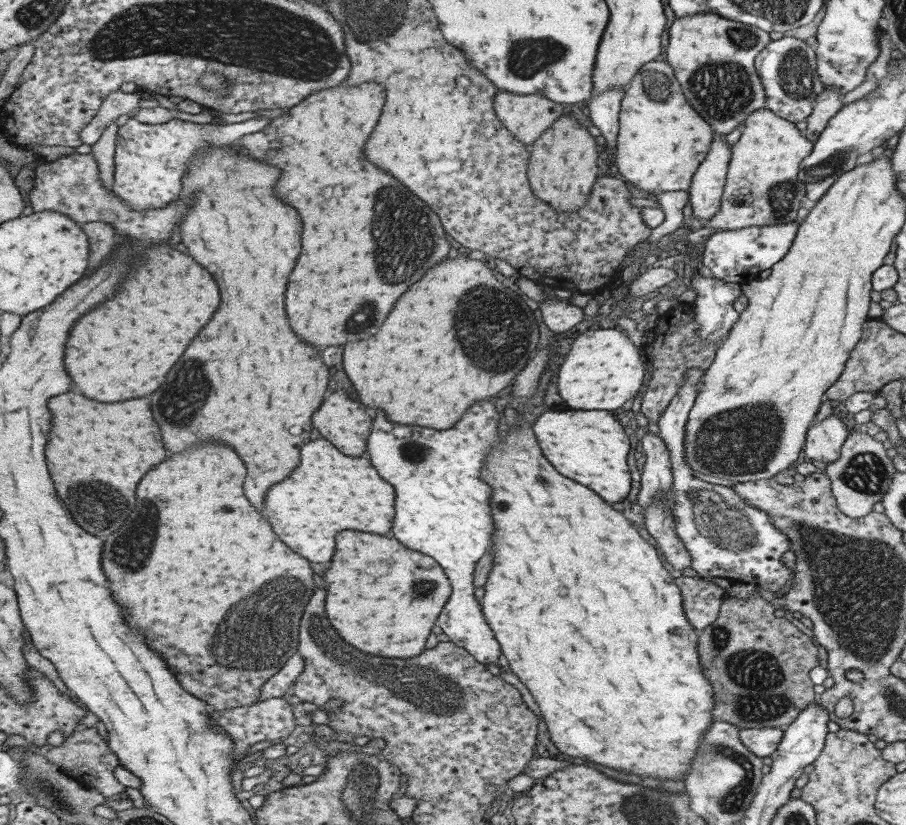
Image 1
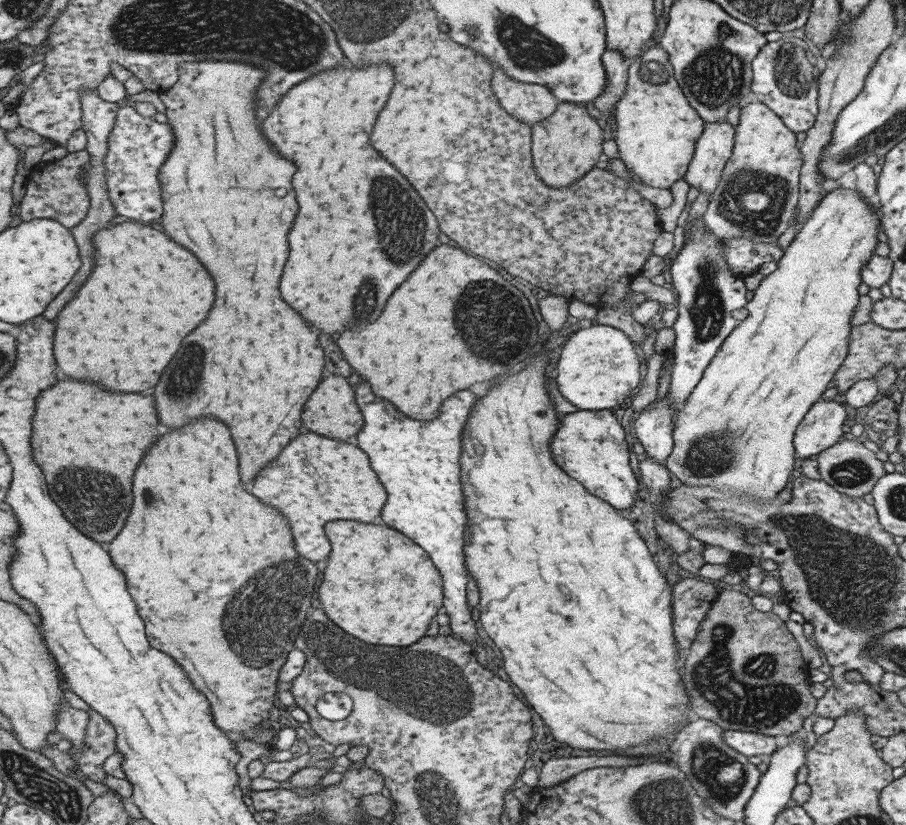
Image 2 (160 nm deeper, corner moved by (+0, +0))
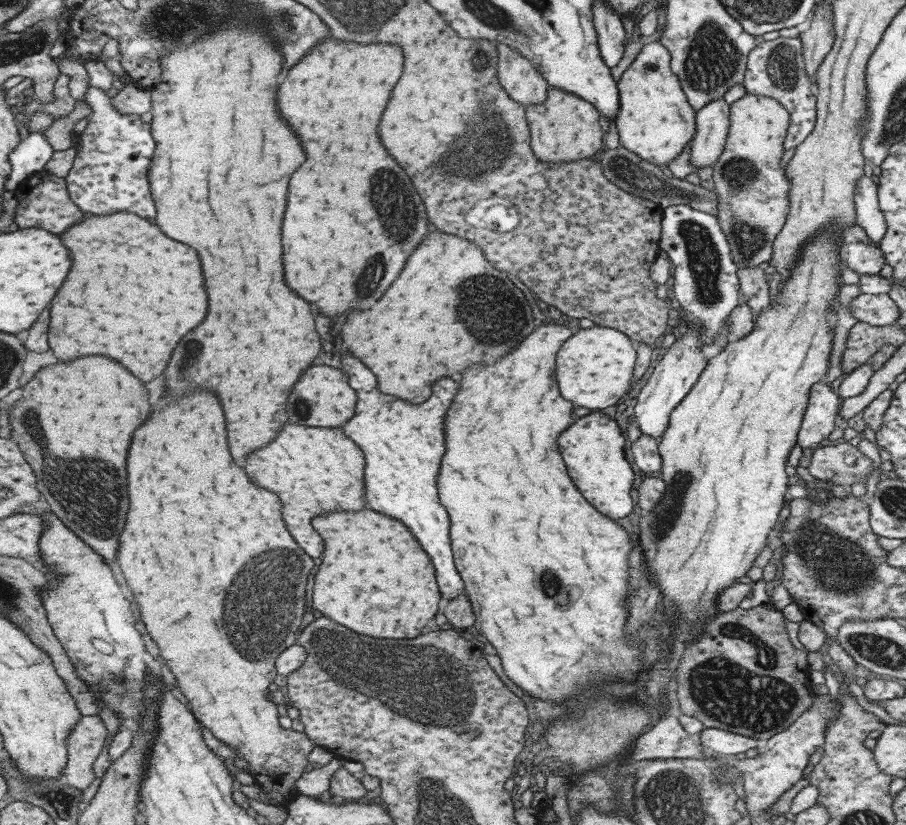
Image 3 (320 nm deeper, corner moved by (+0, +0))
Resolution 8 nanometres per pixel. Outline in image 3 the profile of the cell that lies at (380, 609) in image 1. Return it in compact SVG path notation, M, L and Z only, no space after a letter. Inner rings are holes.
M371 510L359 512L329 512L315 518L315 528L323 538L327 538L327 550L323 554L321 572L315 578L315 596L313 608L329 616L331 620L371 638L415 638L421 634L423 624L427 624L435 612L437 604L442 604L439 598L439 588L435 584L433 566L427 554L421 550L417 540L409 534L409 530L383 514Z

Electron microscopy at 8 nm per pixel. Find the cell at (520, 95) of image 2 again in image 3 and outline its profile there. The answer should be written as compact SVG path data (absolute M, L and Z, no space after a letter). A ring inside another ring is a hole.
M494 42L497 52L496 77L502 89L512 101L518 102L523 108L527 105L542 103L546 97L548 84L538 70L522 54L510 49L502 42Z

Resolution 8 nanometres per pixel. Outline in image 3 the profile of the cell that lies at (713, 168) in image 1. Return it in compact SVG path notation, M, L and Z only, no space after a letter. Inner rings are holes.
M723 98L704 104L694 114L695 130L690 140L690 165L699 168L712 166L722 151L727 134L728 104Z

